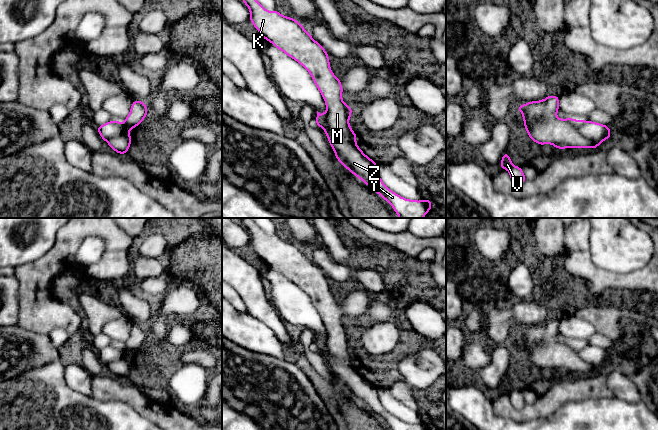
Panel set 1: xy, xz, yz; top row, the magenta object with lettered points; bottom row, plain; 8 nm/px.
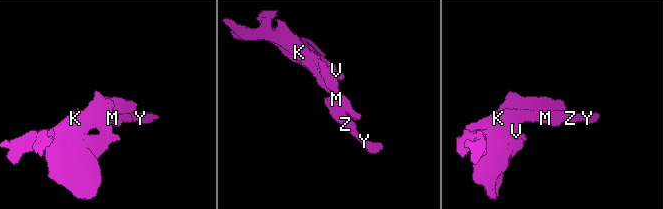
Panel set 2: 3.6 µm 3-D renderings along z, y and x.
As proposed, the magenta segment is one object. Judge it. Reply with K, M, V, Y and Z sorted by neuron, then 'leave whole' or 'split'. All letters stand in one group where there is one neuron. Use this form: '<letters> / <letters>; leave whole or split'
K M V / Y Z; split

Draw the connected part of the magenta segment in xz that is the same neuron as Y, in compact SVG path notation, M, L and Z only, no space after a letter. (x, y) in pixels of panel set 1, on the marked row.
M317 111L315 124L324 129L340 164L389 202L399 218L423 218L430 211L432 202L429 199L409 200L390 190L379 176L377 163L365 155L355 142L344 141L330 129L327 112L320 114Z

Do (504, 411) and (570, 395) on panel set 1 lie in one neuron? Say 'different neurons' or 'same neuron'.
same neuron

